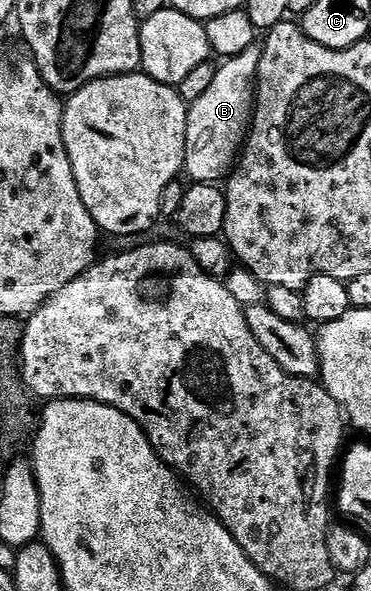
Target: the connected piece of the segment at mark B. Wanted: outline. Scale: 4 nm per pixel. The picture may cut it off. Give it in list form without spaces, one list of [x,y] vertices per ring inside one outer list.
[[[252,45],[243,53],[228,56],[213,75],[205,92],[188,104],[187,133],[185,134],[184,174],[194,183],[216,184],[230,174],[247,138],[255,102],[255,80],[261,47]]]

